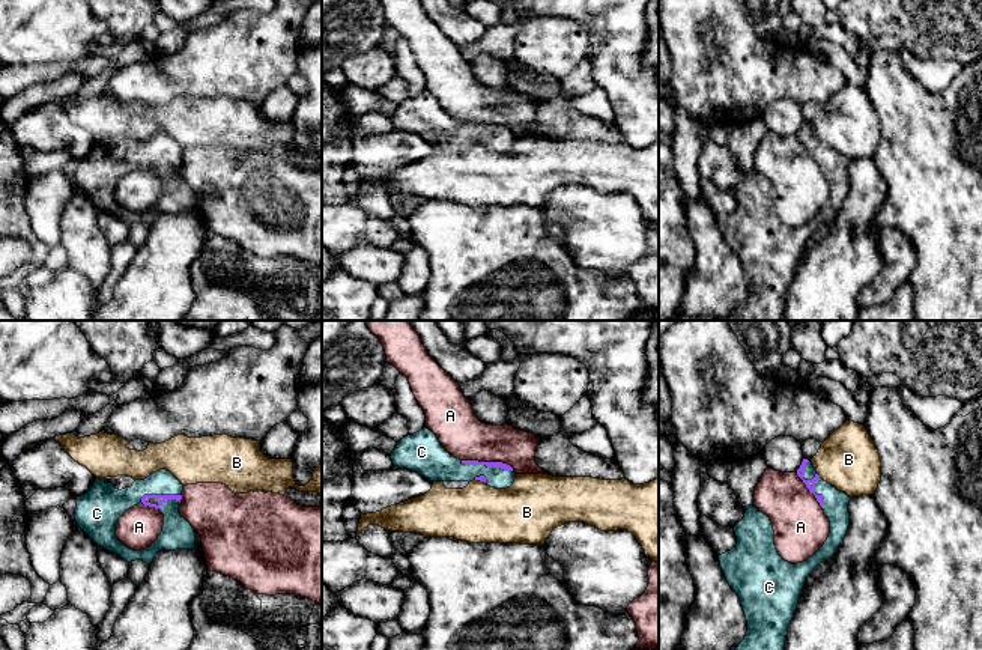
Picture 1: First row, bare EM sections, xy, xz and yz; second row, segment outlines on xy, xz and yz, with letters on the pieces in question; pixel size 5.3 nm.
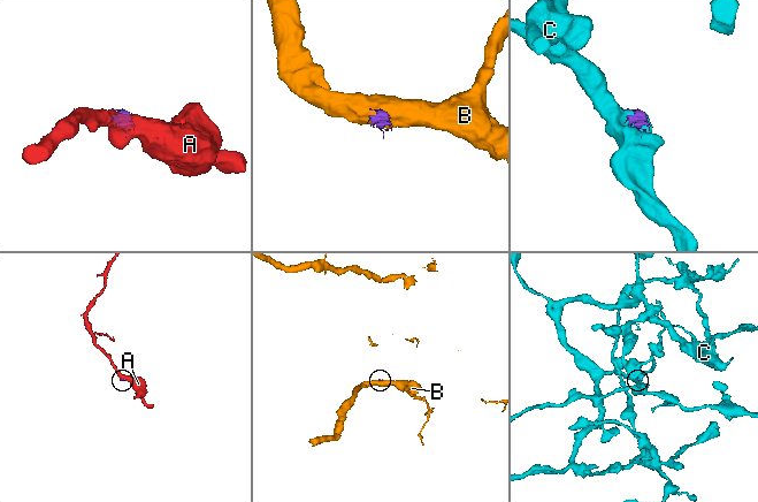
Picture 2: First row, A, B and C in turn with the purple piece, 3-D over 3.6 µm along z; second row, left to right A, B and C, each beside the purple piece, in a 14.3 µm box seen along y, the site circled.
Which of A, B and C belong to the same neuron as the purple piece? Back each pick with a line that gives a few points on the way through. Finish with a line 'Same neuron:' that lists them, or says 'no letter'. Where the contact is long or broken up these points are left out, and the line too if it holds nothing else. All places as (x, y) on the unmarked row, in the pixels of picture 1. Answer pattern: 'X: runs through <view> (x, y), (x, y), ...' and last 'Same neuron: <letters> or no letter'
Same neuron: C

